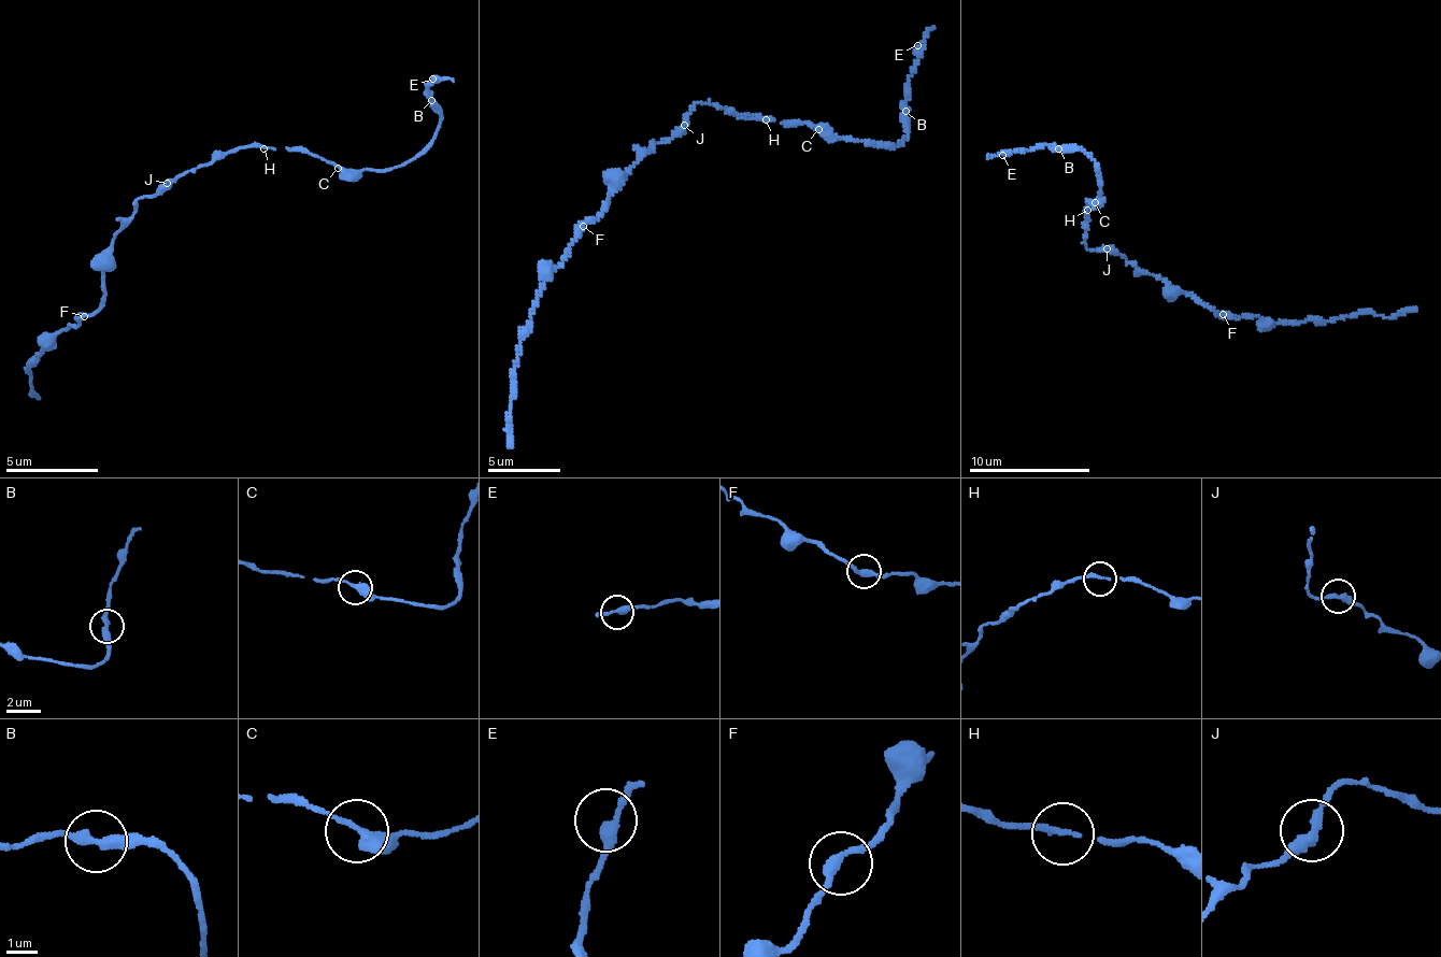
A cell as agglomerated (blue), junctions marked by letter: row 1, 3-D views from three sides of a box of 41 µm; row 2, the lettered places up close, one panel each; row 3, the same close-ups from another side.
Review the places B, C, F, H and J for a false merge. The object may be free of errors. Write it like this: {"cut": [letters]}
{"cut": []}

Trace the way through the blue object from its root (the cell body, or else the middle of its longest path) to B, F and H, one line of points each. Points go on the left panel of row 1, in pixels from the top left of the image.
B: (156, 194), (246, 146), (307, 146), (327, 161), (357, 170), (404, 166), (436, 136), (442, 117), (430, 100)
F: (156, 194), (140, 198), (127, 226), (119, 230), (102, 276), (105, 291), (96, 312), (84, 316)
H: (156, 194), (171, 186), (169, 182), (231, 151), (266, 147)

